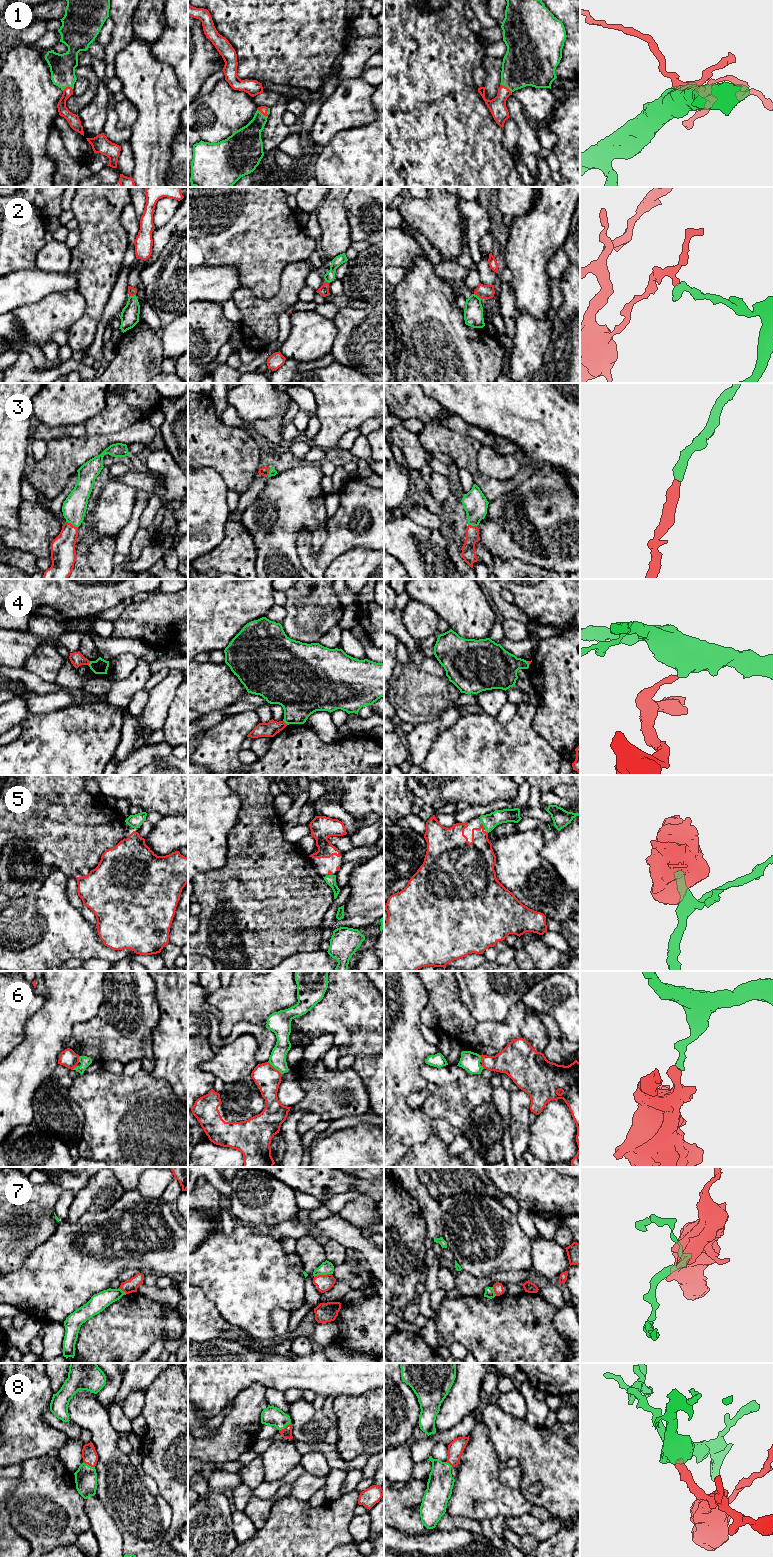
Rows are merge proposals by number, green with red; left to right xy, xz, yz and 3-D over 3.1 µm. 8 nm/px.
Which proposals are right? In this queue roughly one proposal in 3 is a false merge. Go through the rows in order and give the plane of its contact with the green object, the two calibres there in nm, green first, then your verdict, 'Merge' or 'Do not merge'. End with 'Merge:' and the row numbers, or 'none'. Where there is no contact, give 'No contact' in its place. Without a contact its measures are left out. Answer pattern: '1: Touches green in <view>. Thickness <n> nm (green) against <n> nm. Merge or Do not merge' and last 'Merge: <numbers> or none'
1: Touches green in xz. Thickness 220 nm (green) against 60 nm. Merge
2: Touches green in yz. Thickness 160 nm (green) against 110 nm. Do not merge
3: Touches green in xy. Thickness 190 nm (green) against 200 nm. Merge
4: Touches green in xy. Thickness 120 nm (green) against 110 nm. Do not merge
5: Touches green in yz. Thickness 120 nm (green) against 240 nm. Merge
6: Touches green in xz. Thickness 140 nm (green) against 200 nm. Do not merge
7: Touches green in xz. Thickness 100 nm (green) against 130 nm. Do not merge
8: Touches green in xy. Thickness 180 nm (green) against 120 nm. Merge
Merge: 1, 3, 5, 8

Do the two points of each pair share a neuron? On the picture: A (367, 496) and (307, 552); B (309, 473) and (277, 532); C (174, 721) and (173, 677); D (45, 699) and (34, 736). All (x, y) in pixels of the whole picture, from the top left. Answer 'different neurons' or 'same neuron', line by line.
A: same neuron
B: same neuron
C: different neurons
D: different neurons

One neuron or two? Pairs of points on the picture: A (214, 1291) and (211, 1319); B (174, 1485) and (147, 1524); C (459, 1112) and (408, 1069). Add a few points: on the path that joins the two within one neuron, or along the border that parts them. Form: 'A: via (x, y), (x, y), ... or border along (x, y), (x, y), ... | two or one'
A: border along (198, 1286), (227, 1321) | two
B: border along (153, 1478), (158, 1492), (171, 1510), (170, 1522) | two
C: border along (425, 1063), (420, 1068), (420, 1074), (427, 1088) | two

